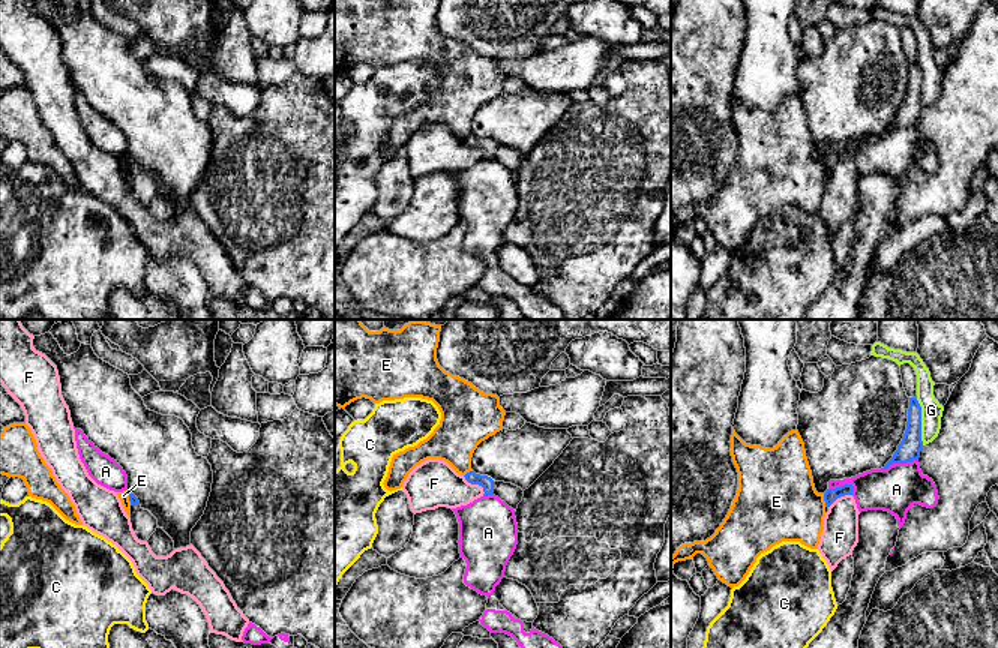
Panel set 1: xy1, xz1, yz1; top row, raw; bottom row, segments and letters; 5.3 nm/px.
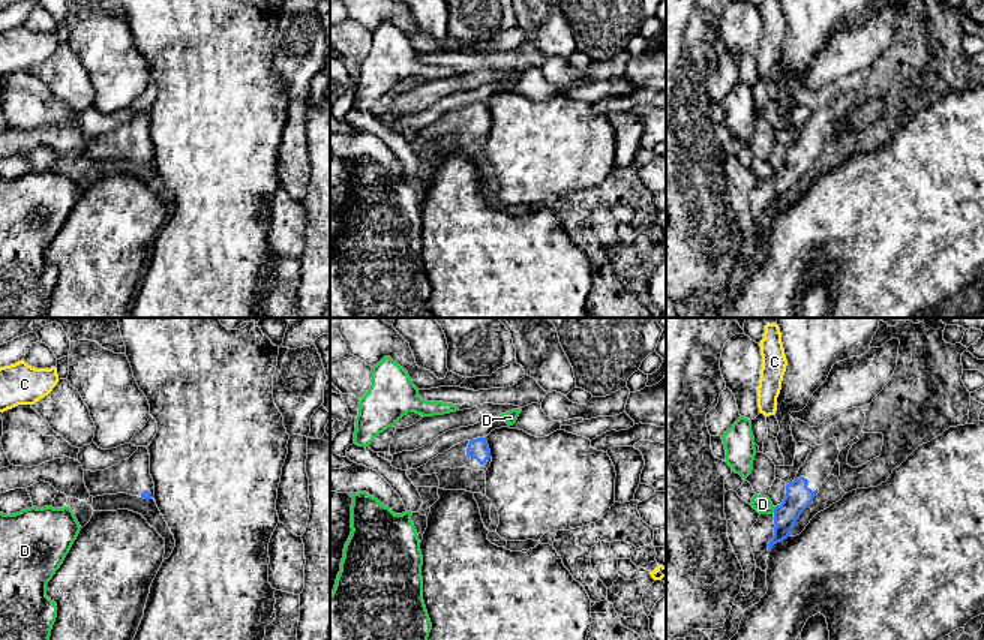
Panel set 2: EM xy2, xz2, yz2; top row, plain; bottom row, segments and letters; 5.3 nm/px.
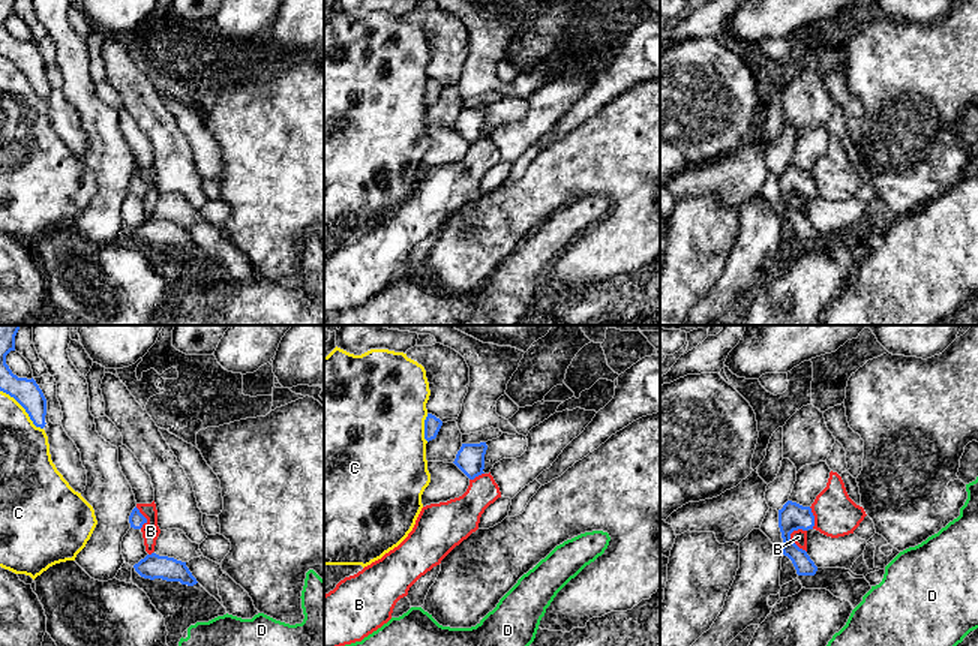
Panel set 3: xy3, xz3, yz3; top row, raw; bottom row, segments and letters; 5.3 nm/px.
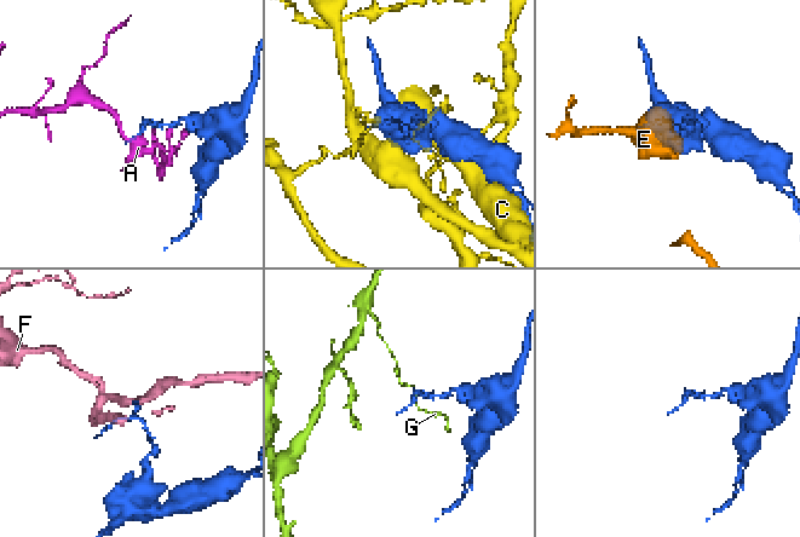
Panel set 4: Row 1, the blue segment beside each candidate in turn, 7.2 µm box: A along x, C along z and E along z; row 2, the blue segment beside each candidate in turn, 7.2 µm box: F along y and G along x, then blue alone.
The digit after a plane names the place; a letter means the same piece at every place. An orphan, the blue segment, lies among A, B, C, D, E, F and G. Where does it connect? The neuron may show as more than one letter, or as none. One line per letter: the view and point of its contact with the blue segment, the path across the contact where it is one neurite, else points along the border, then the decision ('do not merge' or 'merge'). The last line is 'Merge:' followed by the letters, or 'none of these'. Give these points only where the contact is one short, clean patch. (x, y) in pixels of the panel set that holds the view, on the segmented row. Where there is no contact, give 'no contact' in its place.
A: meets blue in yz1 at (899, 462); do not merge
B: meets blue in yz3 at (792, 541); border along yz3 (794, 529), (791, 538), (806, 552); do not merge
C: meets blue in xy3 at (24, 408); do not merge
D: meets blue in yz2 at (774, 510); border along yz2 (776, 507), (773, 511); do not merge
E: meets blue in yz1 at (824, 500); border along yz1 (823, 494), (826, 504); do not merge
F: meets blue in xz1 at (476, 483); border along xz1 (462, 476), (468, 482), (477, 483), (483, 495); do not merge
G: meets blue in yz1 at (920, 422); border along yz1 (916, 398), (920, 407), (920, 440), (923, 444); do not merge
Merge: none of these

